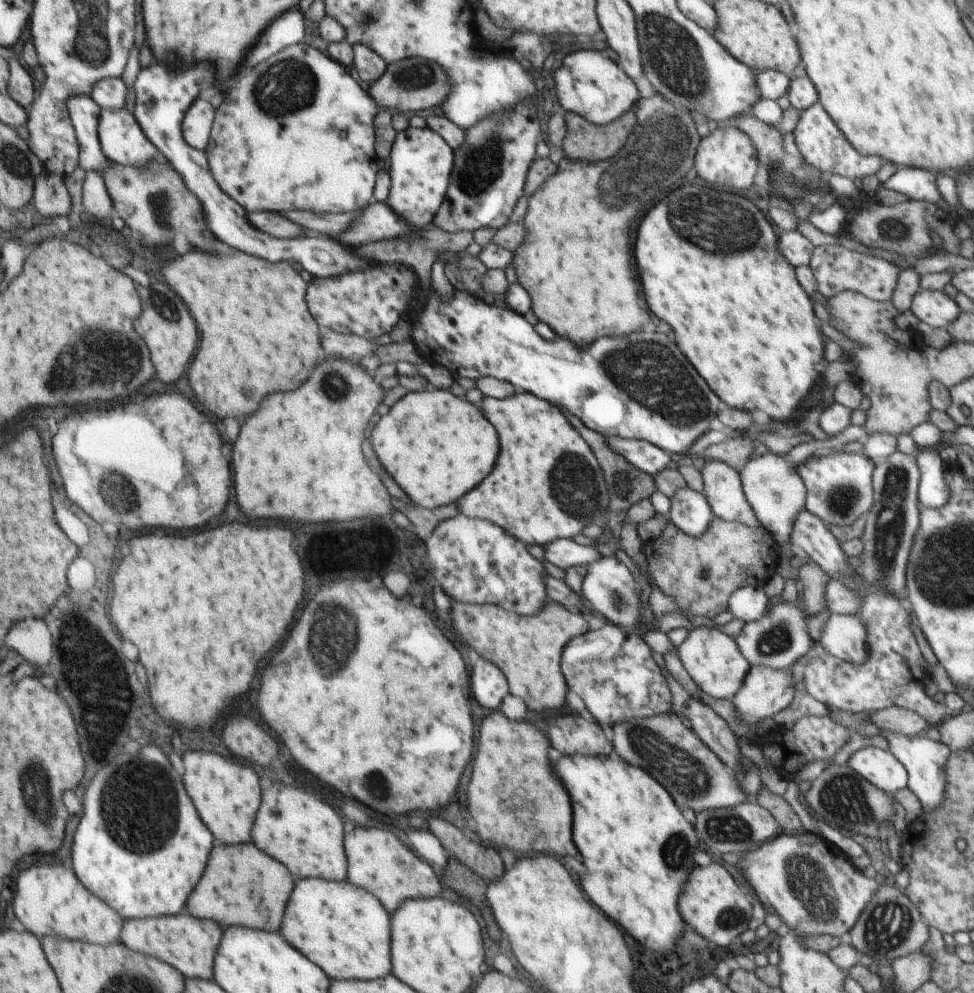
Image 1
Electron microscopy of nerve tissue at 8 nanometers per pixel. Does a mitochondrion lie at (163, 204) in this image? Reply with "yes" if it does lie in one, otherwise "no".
yes

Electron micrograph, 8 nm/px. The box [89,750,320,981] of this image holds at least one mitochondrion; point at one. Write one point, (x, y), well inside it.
(140, 811)

